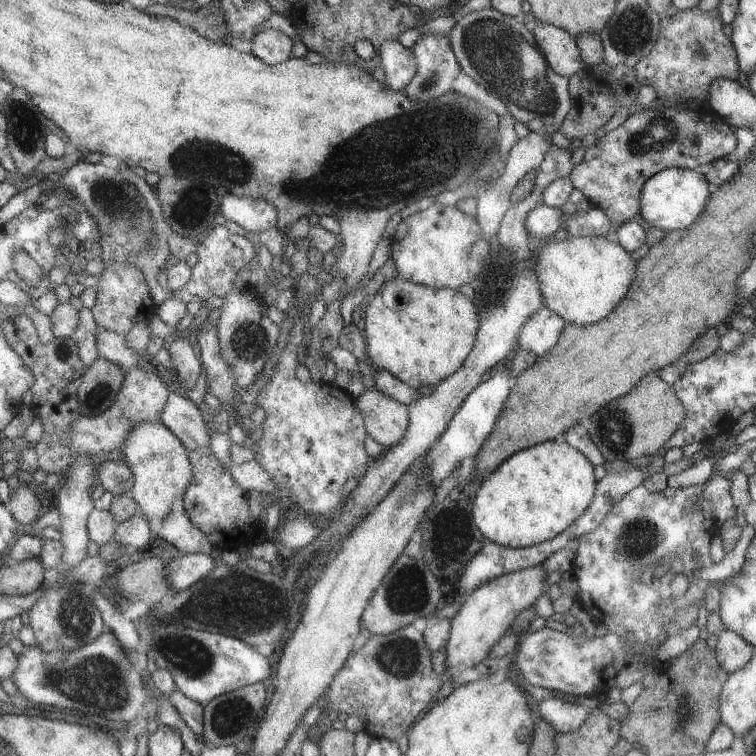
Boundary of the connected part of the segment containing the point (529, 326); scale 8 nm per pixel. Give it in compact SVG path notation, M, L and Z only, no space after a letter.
M546 305L529 316L517 338L519 349L541 355L550 350L561 336L567 322Z

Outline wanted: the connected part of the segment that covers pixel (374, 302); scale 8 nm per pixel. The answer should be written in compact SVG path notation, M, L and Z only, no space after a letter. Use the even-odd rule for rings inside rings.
M396 277L384 282L370 297L361 329L369 363L418 389L432 384L437 386L462 366L474 346L478 325L475 304L460 291L448 287L437 289Z

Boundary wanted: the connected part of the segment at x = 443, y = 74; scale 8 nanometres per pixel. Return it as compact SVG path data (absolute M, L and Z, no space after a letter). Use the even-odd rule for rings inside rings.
M420 30L420 32L420 38L411 48L417 60L417 73L405 88L404 95L416 102L428 102L428 100L432 102L432 100L438 100L448 90L452 90L452 82L461 73L461 68L451 49L448 35L434 35L427 33L426 30Z

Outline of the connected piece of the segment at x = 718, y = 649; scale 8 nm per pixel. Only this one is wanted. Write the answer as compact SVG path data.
M725 629L717 637L718 641L713 651L719 665L728 674L744 668L752 660L753 645L748 644L736 632Z

